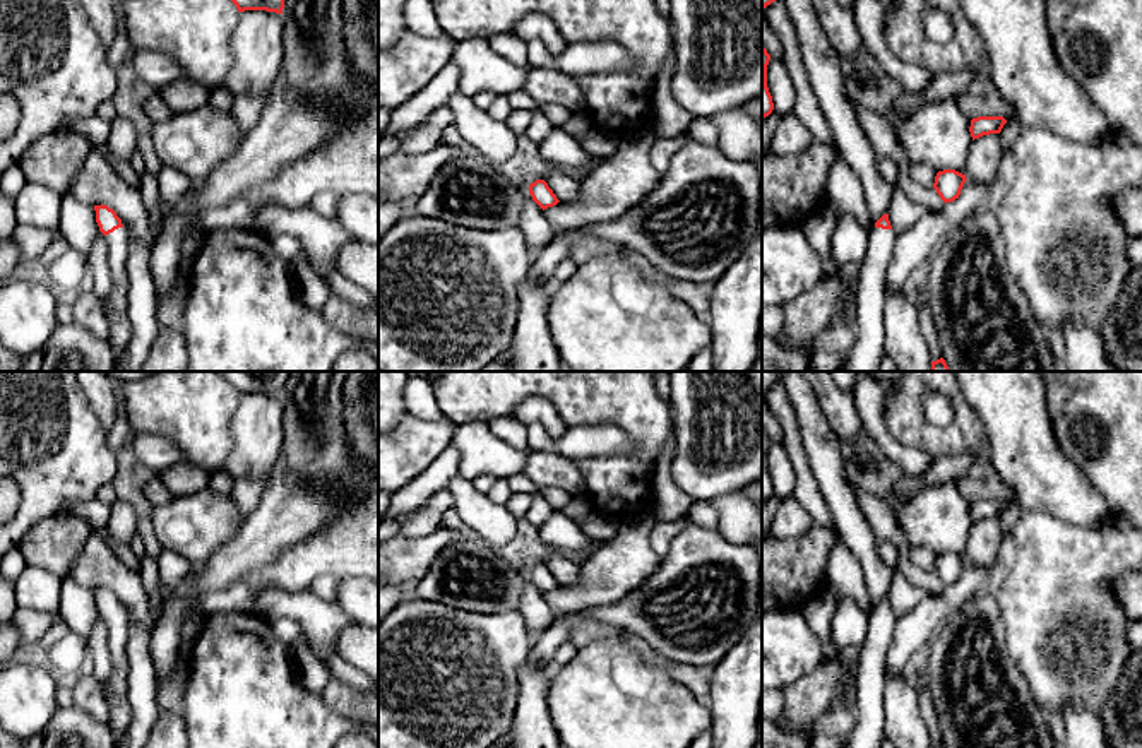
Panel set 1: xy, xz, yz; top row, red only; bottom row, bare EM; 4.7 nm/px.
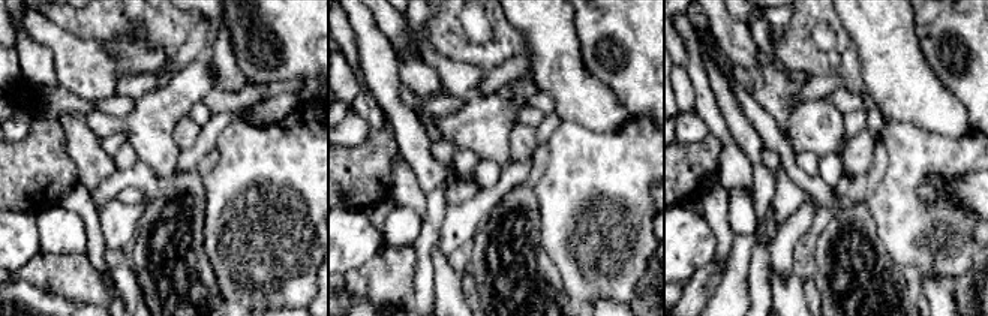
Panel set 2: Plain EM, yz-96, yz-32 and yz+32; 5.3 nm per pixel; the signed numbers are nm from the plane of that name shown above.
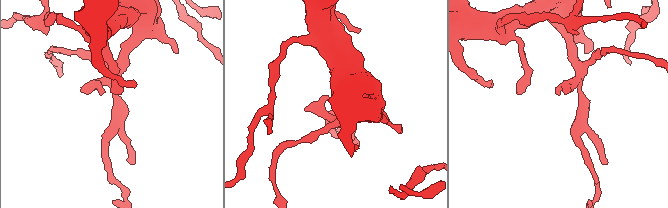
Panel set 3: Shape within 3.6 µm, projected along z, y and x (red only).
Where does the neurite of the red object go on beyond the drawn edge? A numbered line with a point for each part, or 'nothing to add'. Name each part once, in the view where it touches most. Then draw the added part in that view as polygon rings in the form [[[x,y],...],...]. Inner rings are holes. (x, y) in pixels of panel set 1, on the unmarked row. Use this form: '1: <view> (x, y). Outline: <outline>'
1: xy (120, 712). Outline: [[[118,611],[106,618],[106,626],[110,633],[110,654],[113,661],[113,673],[110,683],[110,719],[108,726],[115,736],[116,745],[125,743],[128,726],[132,722],[132,707],[128,703],[128,659],[127,659],[127,642],[128,642],[128,620],[125,611]]]

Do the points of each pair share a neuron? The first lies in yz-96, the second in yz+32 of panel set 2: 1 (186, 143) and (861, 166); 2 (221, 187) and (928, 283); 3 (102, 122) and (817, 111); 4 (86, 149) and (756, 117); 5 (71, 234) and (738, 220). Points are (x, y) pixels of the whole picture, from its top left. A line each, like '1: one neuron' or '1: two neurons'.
1: one neuron
2: two neurons
3: one neuron
4: two neurons
5: one neuron

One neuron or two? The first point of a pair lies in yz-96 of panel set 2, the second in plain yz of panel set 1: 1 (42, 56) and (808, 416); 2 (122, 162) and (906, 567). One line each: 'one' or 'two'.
1: one
2: two

